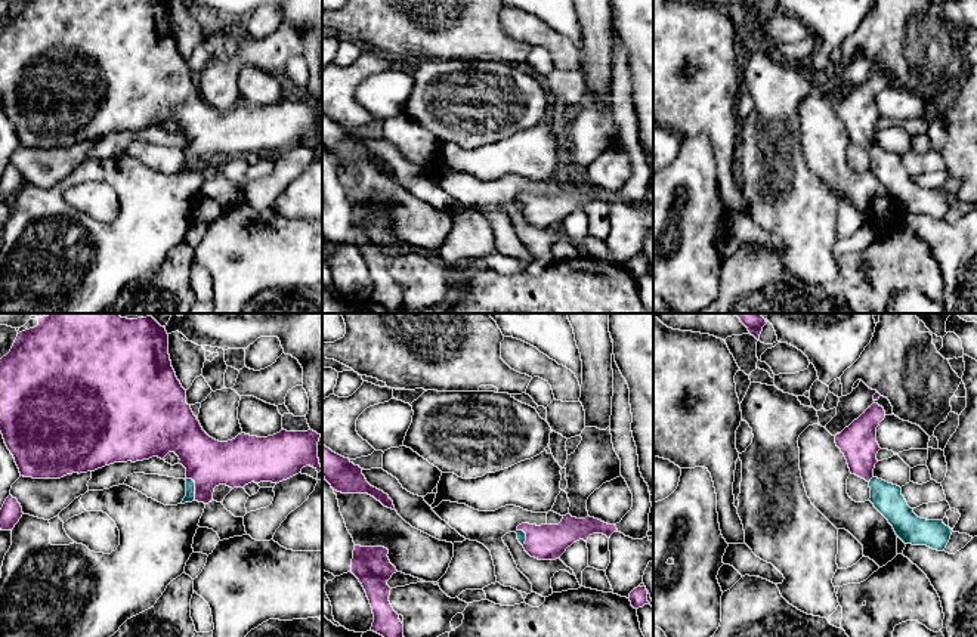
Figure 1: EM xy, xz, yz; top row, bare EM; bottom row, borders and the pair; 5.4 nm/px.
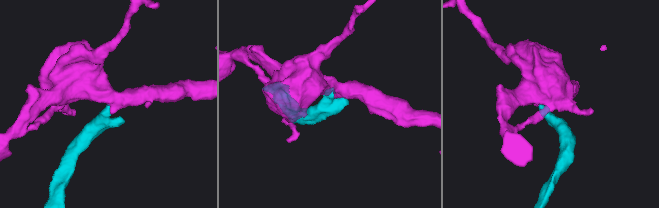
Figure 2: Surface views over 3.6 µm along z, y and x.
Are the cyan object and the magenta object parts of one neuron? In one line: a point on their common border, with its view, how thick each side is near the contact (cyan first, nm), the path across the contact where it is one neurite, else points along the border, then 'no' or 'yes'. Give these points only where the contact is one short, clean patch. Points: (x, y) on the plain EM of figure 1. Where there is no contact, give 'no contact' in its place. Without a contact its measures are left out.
xy (194, 157) | 50/260 nm | yes

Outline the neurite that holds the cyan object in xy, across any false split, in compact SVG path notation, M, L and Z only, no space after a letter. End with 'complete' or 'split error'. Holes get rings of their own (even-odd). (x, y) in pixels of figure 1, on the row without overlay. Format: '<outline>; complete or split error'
M22 0L10 21L0 28L0 101L15 127L21 145L61 148L72 142L87 142L114 132L136 132L168 121L179 126L186 137L185 171L213 168L214 157L244 157L254 151L279 152L310 134L322 139L318 127L321 103L313 99L287 101L268 106L238 103L228 111L210 106L186 72L171 35L167 0Z; split error

